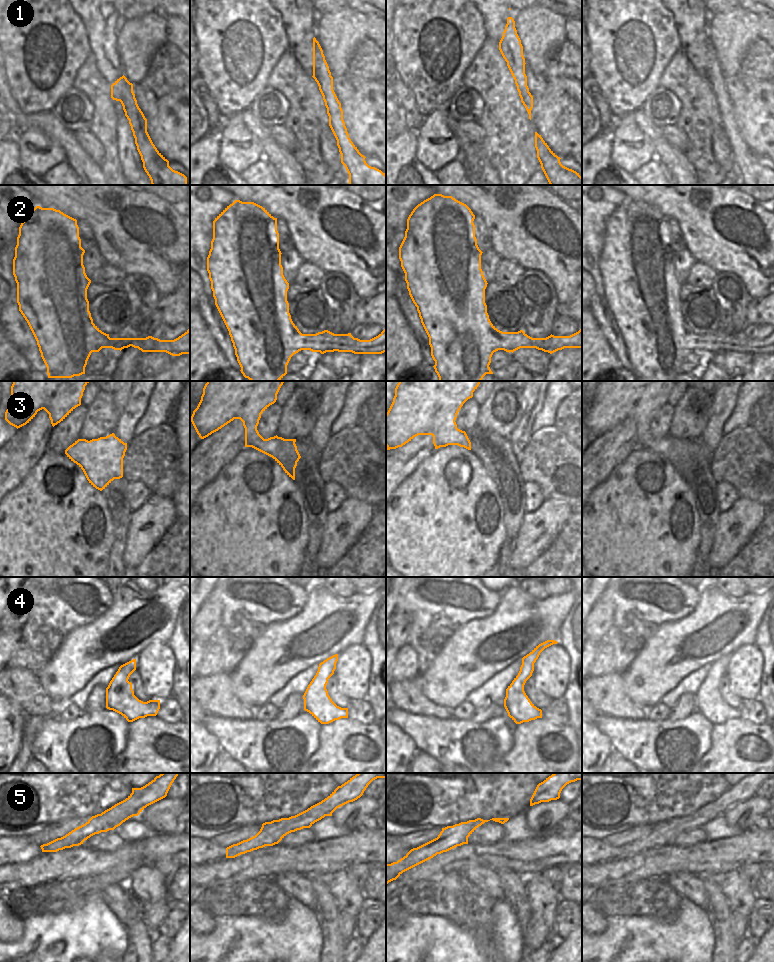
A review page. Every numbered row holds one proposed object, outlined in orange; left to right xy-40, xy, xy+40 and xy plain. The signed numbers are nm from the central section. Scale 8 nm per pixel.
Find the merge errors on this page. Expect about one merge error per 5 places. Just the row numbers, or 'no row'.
no row.

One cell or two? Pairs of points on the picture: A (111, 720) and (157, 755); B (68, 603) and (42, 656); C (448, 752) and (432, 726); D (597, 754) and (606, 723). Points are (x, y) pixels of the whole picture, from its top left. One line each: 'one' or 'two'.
A: two
B: one
C: one
D: two

